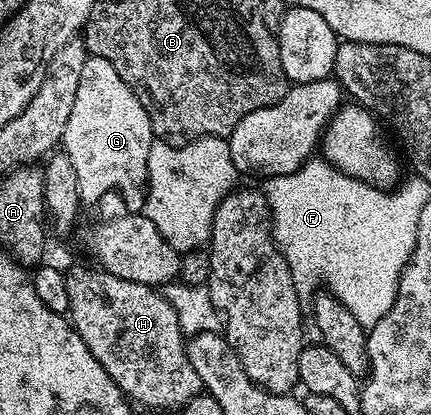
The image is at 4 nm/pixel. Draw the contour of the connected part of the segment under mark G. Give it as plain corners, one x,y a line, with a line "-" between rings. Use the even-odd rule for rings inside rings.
88,55
85,66
81,66
81,83
77,86
77,98
73,101
73,110
69,114
69,122
65,122
65,134
63,135
61,145
62,151
67,153
69,162
73,162
73,166
77,170
77,186
79,187
80,201
84,205
95,204
102,196
109,195
114,188
131,188
134,184
146,185
148,183
147,159
149,158
152,141
153,133
151,131
151,123
149,122
149,114
145,114
145,106
141,106
137,94
128,86
125,78
121,78
121,74
117,74
117,70
113,70
113,62
109,62
105,58

